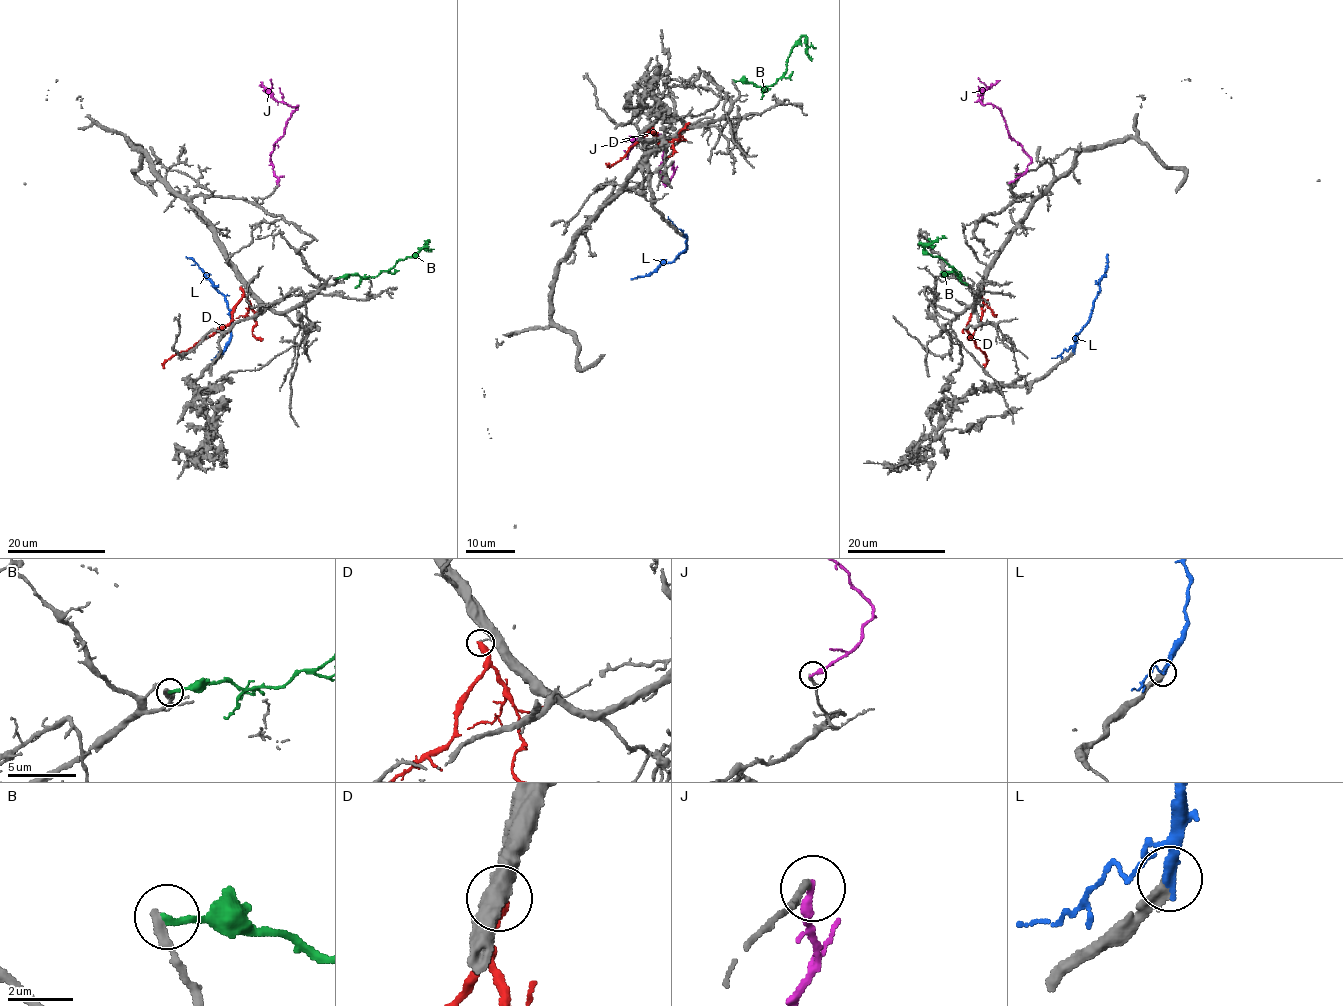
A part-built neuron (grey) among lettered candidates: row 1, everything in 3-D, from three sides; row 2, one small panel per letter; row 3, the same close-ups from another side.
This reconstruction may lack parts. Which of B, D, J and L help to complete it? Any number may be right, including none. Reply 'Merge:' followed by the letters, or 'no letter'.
Merge: no letter

